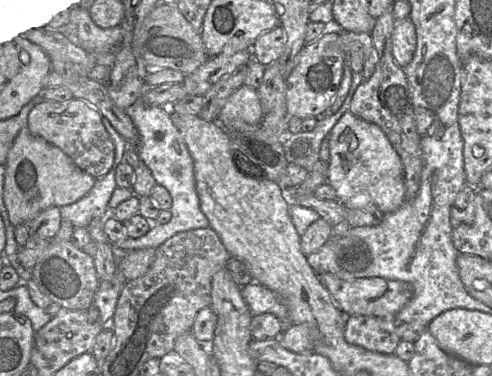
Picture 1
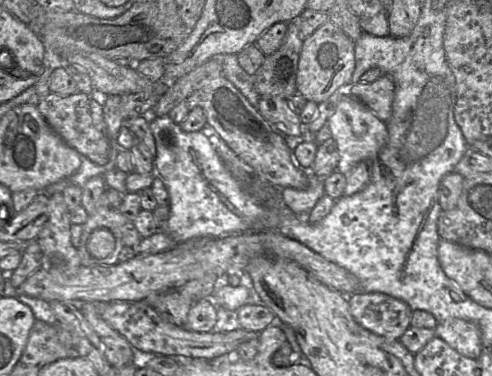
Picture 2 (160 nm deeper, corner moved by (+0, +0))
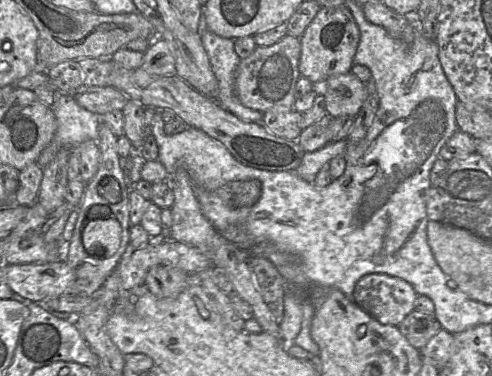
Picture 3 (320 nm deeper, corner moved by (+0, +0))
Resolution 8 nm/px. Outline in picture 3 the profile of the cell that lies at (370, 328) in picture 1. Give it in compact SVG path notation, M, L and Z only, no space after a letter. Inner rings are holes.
M371 273L361 277L352 300L384 325L398 326L414 310L417 294L411 284L387 274Z

